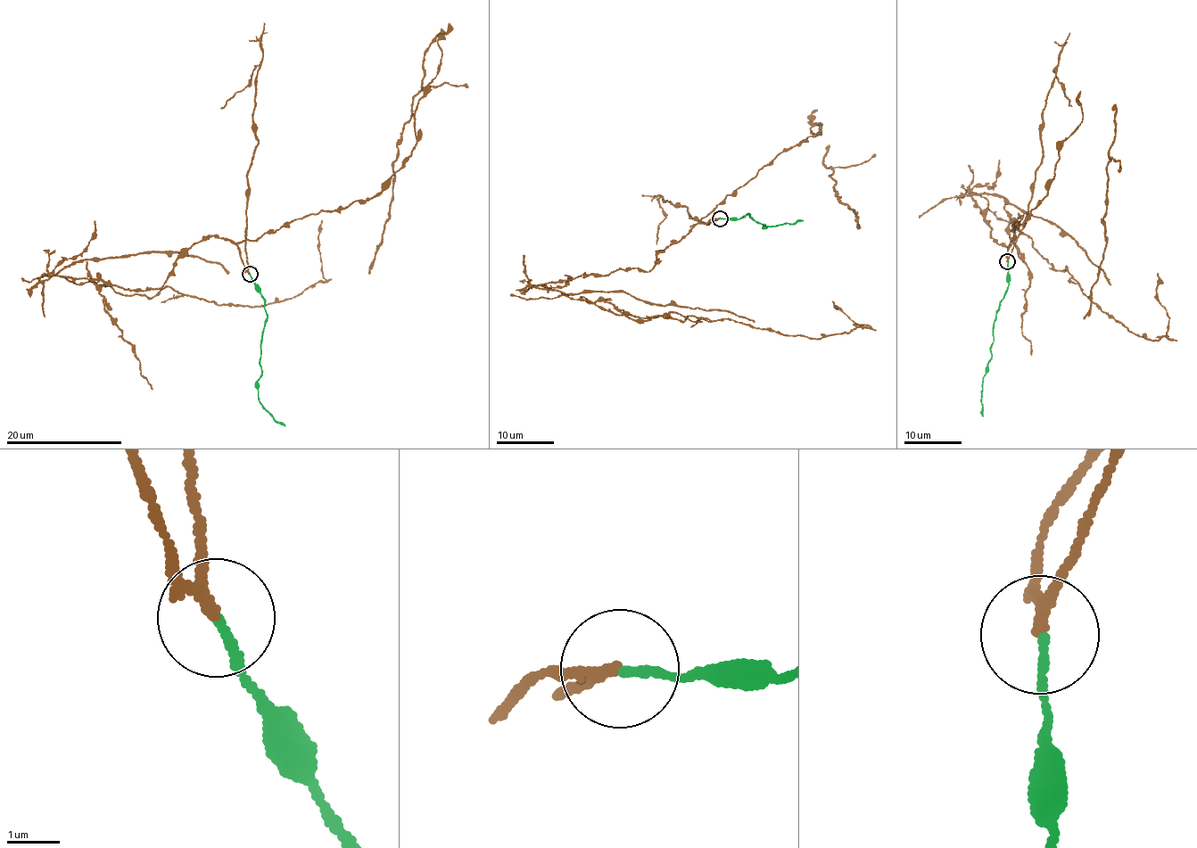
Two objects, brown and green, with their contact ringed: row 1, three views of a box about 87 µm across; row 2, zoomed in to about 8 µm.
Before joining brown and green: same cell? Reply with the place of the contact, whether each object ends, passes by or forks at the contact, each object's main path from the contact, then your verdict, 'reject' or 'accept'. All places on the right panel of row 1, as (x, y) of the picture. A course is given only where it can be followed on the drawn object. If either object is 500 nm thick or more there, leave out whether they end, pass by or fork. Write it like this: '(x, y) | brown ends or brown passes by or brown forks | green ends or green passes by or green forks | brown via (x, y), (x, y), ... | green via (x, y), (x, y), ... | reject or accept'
(1007, 261) | brown passes by | green ends | brown via (1007, 261), (1022, 218), (1008, 249), (971, 193), (1003, 197), (1055, 269), (1154, 341), (1169, 316), (1157, 274) | green via (1007, 261), (1009, 280), (994, 330), (991, 359), (980, 400), (982, 415) | reject

